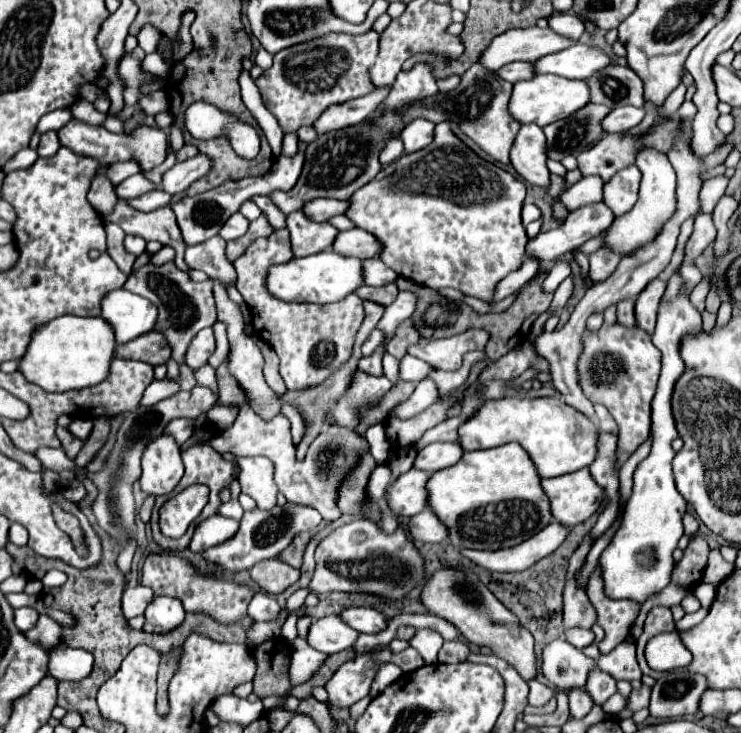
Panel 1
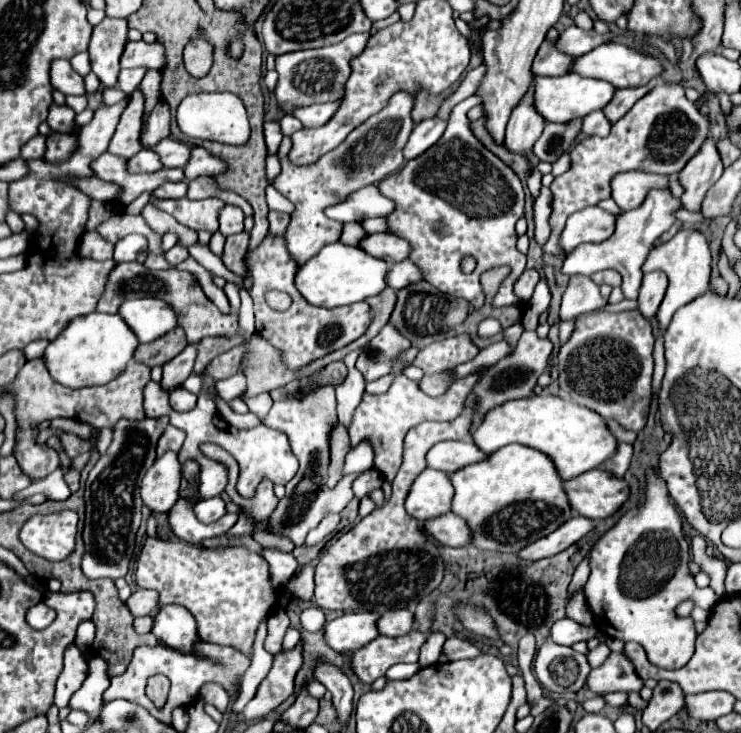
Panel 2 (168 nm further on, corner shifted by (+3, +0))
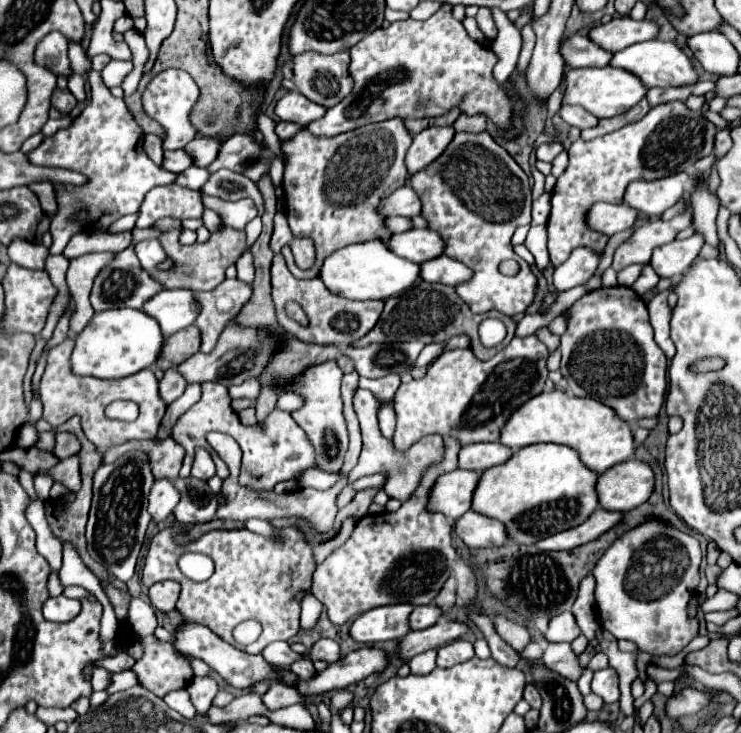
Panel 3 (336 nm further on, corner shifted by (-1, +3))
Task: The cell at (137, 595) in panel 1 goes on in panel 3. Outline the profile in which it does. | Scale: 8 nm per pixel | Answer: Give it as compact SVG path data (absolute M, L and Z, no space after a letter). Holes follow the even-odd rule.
M161 581L149 587L149 599L151 605L163 613L169 613L175 609L175 603L179 599L179 583L177 581Z

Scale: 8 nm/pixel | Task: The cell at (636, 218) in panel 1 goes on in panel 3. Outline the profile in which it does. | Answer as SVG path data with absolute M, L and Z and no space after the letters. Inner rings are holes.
M579 247L571 253L571 257L559 265L553 273L553 287L557 293L563 293L571 287L577 287L577 285L583 285L587 283L587 279L593 277L593 273L597 271L597 265L599 265L601 257L587 249L587 247Z

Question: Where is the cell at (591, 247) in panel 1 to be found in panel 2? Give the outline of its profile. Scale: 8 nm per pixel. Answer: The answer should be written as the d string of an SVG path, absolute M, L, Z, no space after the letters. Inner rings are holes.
M535 268L525 270L525 272L517 278L517 282L515 282L515 286L513 286L515 296L517 296L519 300L527 302L527 300L531 298L531 294L533 294L535 284L539 282L539 278L541 278L541 272L539 272L539 270L535 270Z

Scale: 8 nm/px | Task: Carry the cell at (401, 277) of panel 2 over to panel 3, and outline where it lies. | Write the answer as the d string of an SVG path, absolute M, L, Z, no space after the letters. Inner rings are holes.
M447 255L425 261L421 265L421 279L429 281L429 283L443 283L443 285L455 287L455 285L467 283L471 277L473 277L473 271L467 265L455 261Z

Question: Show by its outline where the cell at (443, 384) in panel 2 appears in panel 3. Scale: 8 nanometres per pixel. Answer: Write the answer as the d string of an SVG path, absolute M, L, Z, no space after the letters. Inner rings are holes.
M537 335L513 337L513 341L489 361L479 361L471 349L445 351L433 361L423 379L401 383L397 389L397 429L393 435L395 449L407 451L429 433L455 437L461 447L469 443L497 441L513 411L543 391L547 381L547 357L549 351Z

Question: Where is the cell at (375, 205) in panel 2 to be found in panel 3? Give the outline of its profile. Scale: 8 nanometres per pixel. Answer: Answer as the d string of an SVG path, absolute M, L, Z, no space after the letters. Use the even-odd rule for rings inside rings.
M405 185L405 187L397 189L395 193L391 193L389 197L385 197L379 211L385 217L391 217L391 215L415 217L421 213L421 201L419 201L417 193L409 185Z

